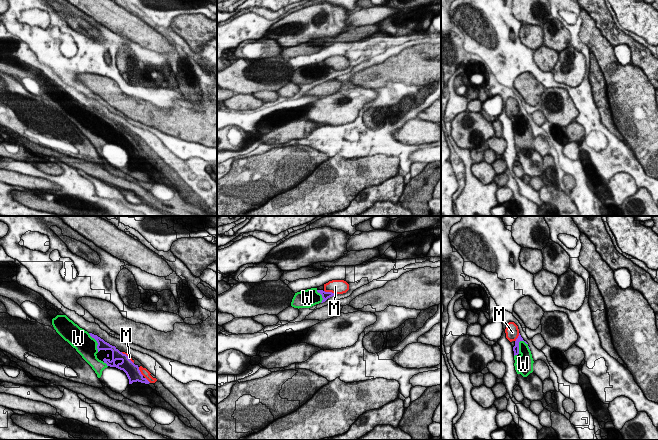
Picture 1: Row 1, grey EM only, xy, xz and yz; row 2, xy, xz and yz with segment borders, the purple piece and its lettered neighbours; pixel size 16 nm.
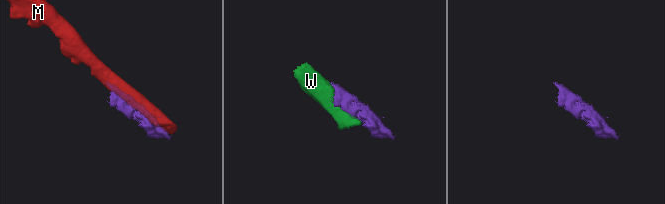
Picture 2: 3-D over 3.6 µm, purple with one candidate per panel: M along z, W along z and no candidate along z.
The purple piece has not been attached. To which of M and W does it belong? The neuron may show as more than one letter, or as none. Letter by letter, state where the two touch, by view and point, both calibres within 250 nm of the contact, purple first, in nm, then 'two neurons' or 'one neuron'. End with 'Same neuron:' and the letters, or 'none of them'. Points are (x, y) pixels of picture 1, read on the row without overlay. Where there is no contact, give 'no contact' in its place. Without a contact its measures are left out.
M: xz (330, 68) | 130/220 nm | two neurons
W: yz (518, 122) | 100/240 nm | one neuron
Same neuron: W

